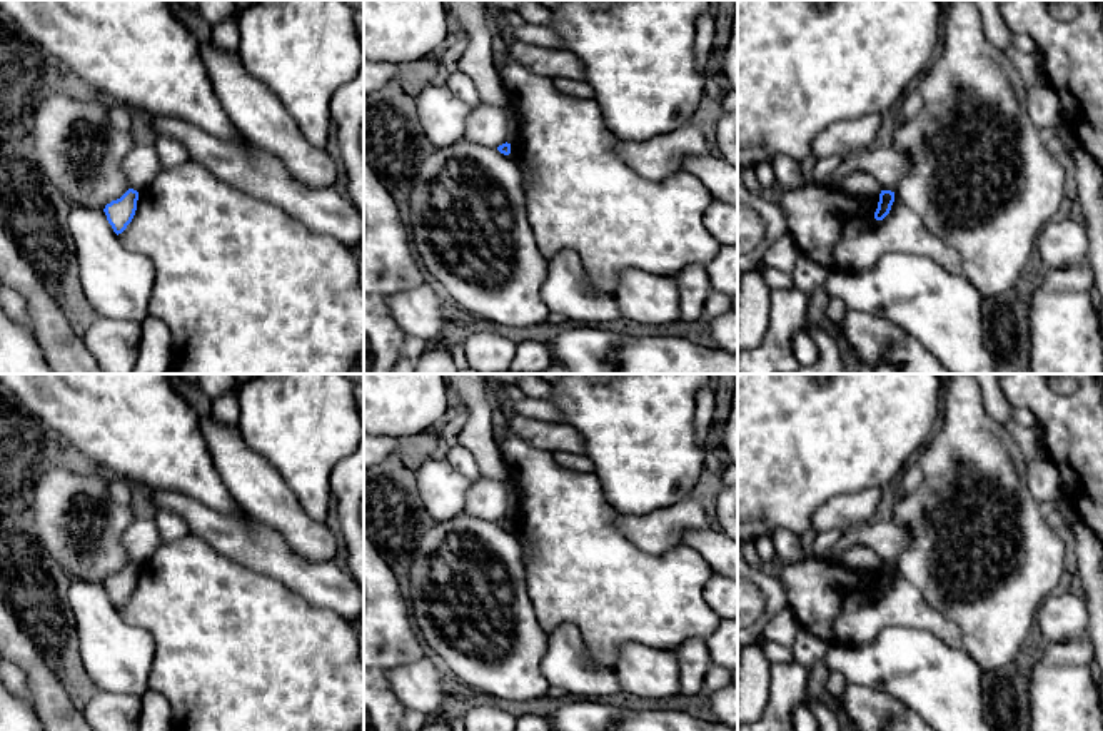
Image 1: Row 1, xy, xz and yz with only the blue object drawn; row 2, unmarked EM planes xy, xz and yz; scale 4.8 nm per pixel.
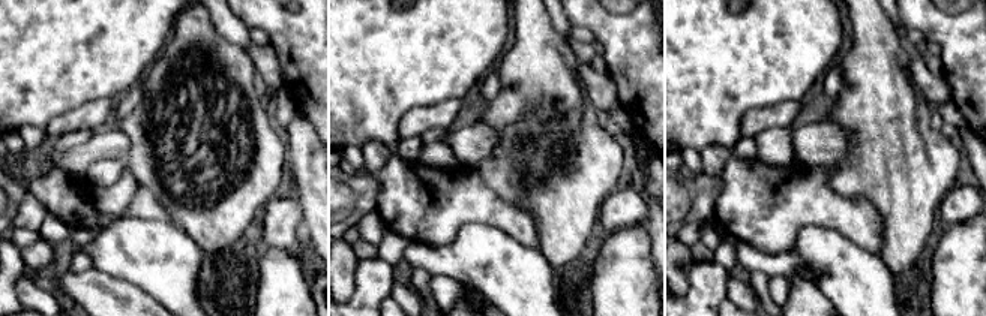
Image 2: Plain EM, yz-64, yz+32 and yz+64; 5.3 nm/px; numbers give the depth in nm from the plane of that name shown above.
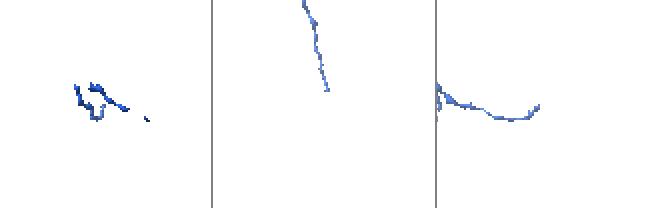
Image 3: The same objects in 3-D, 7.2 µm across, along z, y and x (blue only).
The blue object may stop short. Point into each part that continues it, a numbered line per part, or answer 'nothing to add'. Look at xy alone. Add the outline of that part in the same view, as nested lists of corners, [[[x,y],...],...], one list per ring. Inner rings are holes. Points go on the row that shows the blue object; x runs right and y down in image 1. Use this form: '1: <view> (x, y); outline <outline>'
nothing to add

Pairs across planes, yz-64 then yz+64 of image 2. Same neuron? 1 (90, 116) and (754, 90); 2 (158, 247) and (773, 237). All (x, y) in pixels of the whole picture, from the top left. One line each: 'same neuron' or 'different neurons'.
1: different neurons
2: different neurons

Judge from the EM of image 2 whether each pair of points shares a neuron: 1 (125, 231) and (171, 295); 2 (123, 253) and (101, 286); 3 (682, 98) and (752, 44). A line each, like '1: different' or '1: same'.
1: same
2: different
3: same

